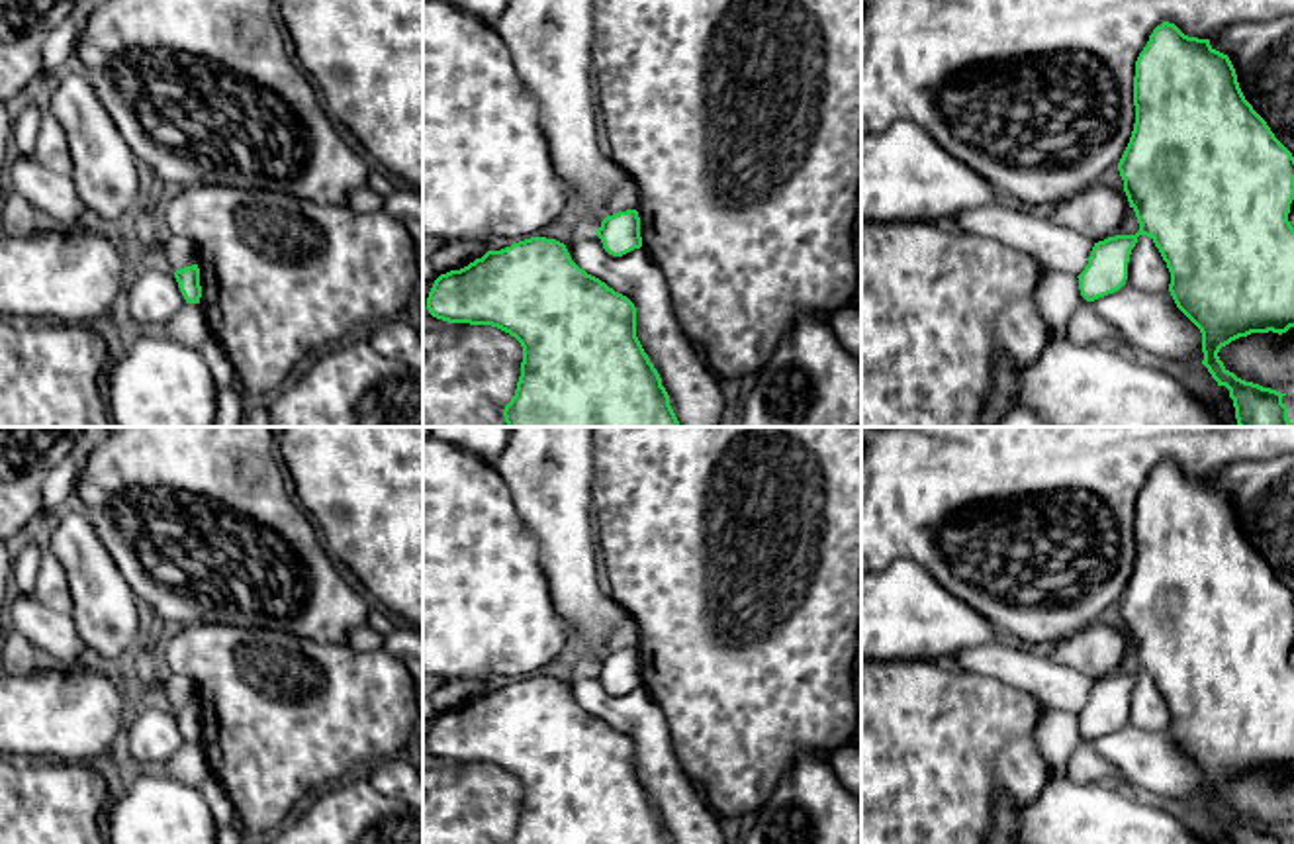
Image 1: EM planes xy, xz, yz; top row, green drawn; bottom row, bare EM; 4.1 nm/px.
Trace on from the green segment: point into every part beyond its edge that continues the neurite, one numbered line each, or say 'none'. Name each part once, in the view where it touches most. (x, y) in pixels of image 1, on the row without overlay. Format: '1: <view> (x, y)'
none

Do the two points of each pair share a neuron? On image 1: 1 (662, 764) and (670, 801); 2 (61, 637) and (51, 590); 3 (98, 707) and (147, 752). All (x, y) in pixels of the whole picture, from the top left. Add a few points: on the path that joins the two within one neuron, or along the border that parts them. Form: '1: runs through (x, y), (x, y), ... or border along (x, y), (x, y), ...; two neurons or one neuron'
1: runs through (662, 774), (670, 792); one neuron
2: border along (34, 596), (46, 606), (69, 613); two neurons
3: border along (134, 707), (122, 745); two neurons

